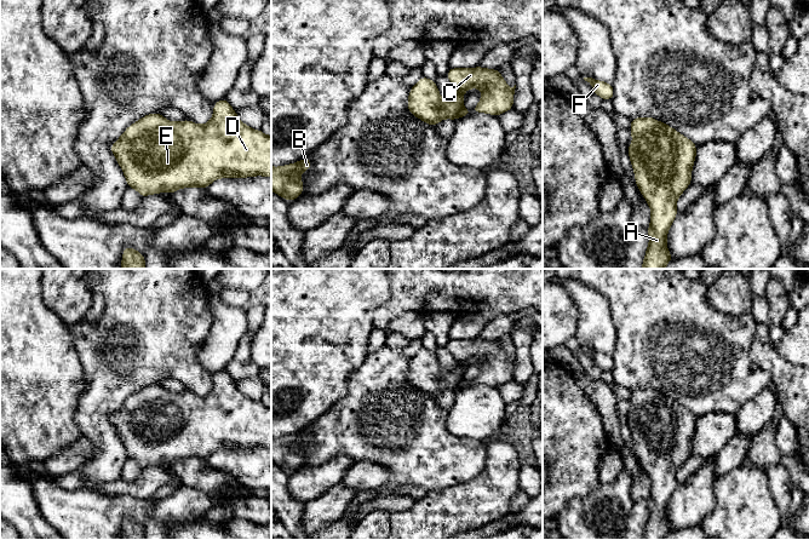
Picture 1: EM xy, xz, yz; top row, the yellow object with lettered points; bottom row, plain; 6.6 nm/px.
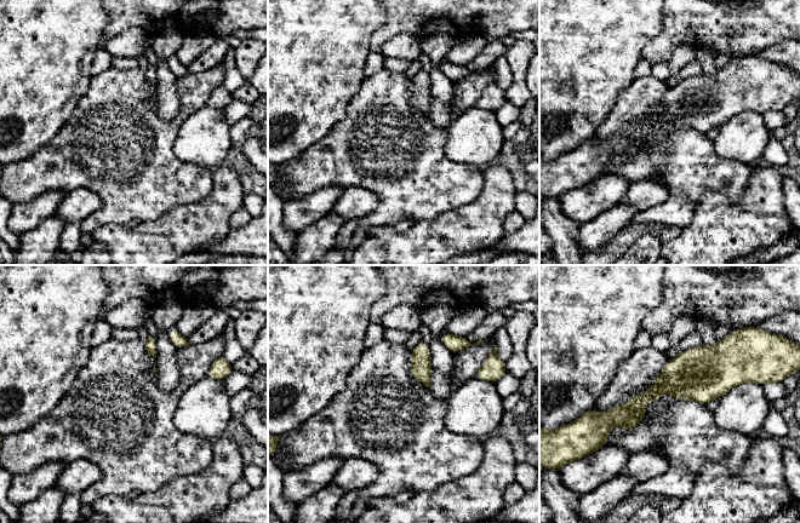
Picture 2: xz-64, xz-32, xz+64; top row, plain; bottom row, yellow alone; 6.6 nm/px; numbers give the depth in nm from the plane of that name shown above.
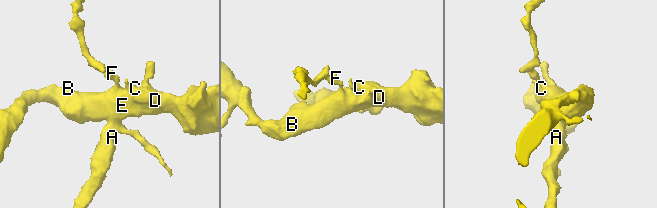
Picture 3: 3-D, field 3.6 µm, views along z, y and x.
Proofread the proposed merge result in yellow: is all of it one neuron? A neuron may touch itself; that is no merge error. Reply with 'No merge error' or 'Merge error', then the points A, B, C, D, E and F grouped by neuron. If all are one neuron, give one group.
No merge error. Groups: A B C D E F

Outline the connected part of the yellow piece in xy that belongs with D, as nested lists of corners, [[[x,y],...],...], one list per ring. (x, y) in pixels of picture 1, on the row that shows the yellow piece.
[[[226,98],[213,103],[213,116],[206,125],[197,125],[187,119],[172,122],[161,113],[148,114],[130,125],[109,149],[125,174],[127,188],[136,189],[142,199],[153,194],[159,195],[161,191],[173,195],[182,188],[207,189],[219,178],[271,177],[271,136],[246,126]]]

